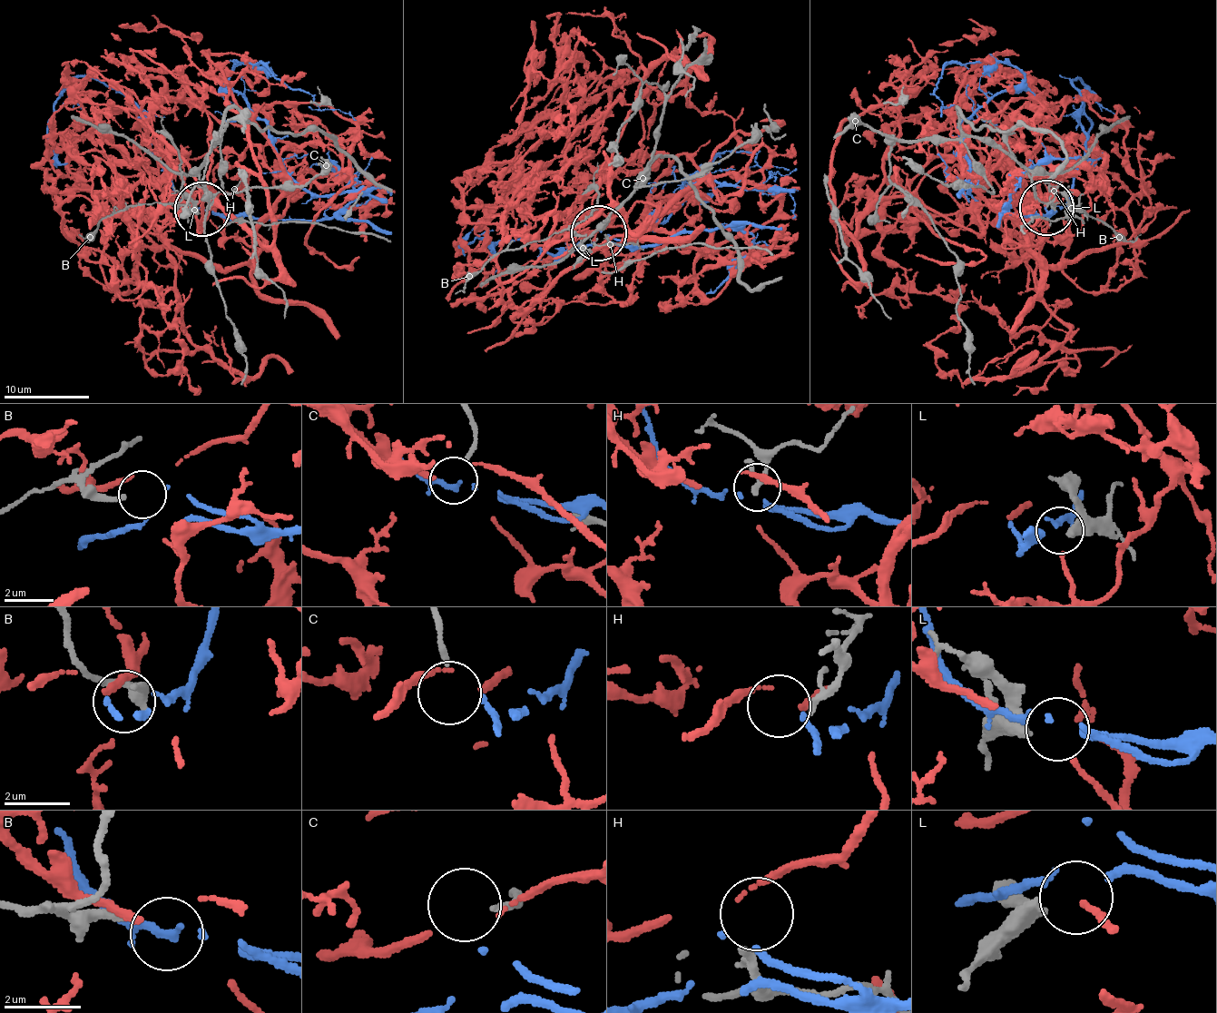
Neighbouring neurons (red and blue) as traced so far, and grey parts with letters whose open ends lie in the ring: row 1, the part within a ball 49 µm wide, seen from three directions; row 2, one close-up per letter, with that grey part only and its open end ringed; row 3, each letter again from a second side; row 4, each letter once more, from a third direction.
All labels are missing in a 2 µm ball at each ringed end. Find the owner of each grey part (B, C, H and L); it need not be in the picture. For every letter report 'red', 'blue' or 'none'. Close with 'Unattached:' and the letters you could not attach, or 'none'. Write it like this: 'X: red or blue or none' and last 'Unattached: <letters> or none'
B: blue
C: none
H: none
L: red
Unattached: C, H

